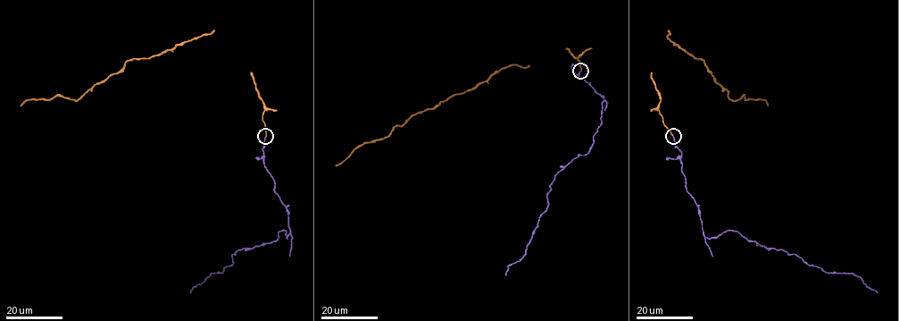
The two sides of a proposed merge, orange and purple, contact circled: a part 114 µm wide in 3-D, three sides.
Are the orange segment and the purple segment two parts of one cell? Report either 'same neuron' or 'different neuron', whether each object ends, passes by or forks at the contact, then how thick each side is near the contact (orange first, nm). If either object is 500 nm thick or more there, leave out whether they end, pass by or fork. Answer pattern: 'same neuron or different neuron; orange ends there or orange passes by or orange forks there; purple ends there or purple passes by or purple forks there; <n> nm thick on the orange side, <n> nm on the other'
same neuron; orange ends there; purple ends there; 260 nm thick on the orange side, 240 nm on the other

